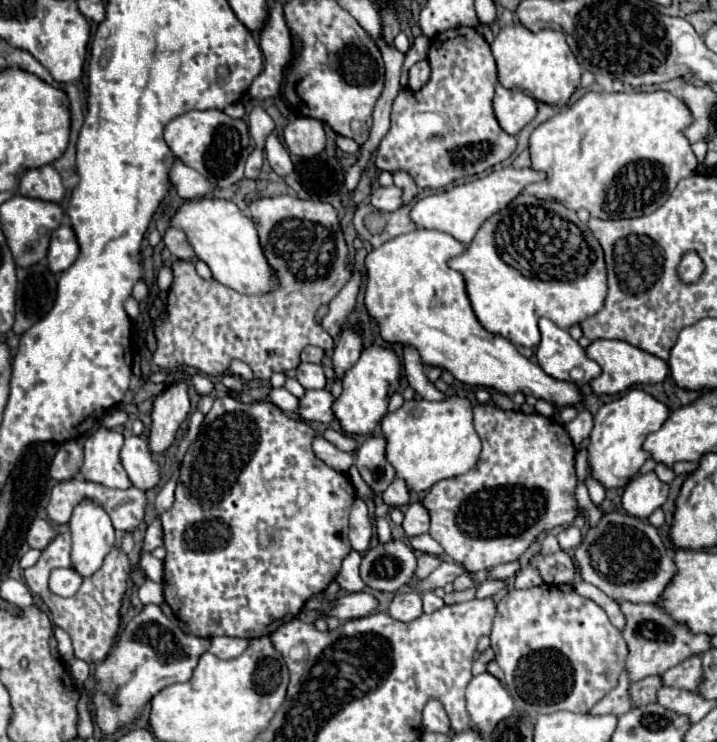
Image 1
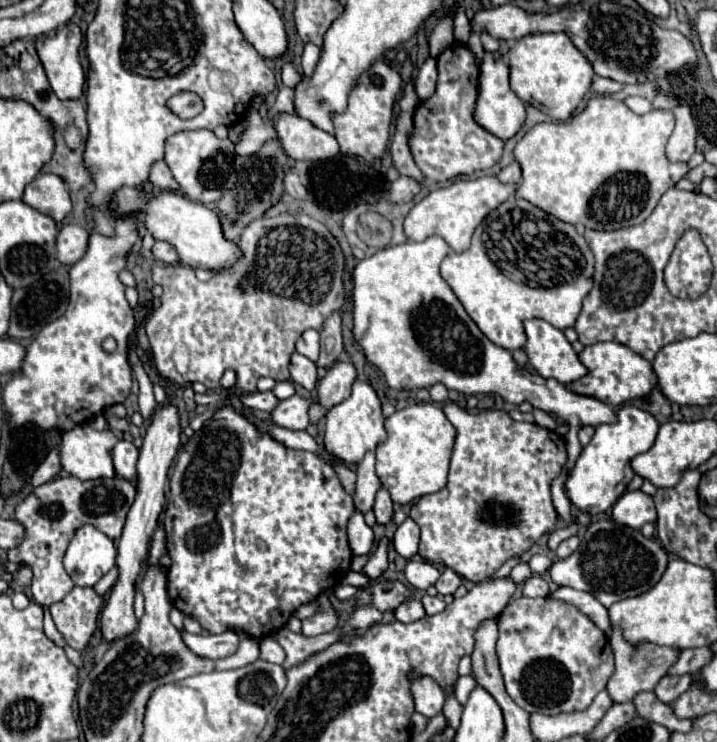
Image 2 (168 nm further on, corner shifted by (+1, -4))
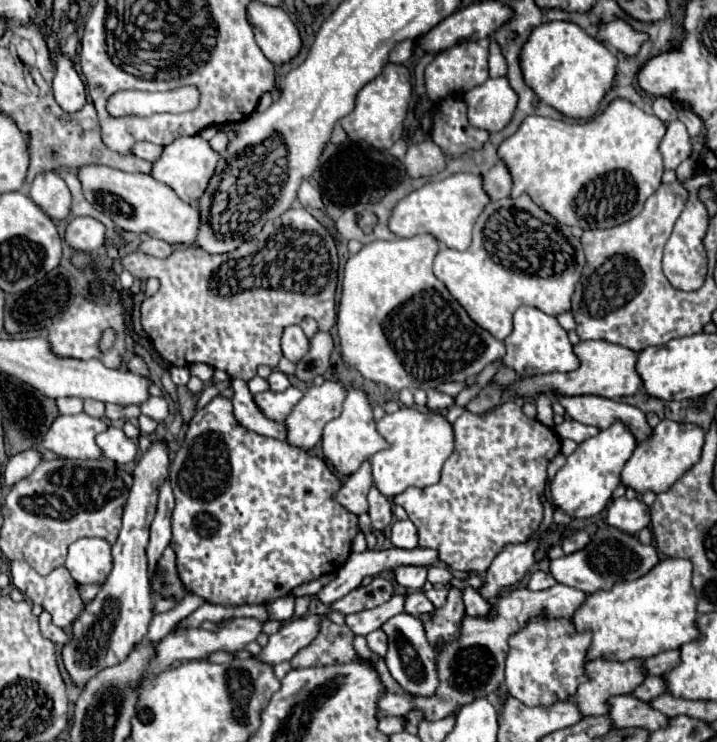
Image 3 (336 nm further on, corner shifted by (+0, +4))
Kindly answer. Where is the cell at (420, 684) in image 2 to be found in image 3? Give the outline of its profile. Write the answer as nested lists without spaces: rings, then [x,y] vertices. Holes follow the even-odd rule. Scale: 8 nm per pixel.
[[[400,613],[392,619],[388,619],[382,625],[384,633],[388,635],[388,655],[386,665],[392,673],[392,677],[410,693],[416,697],[432,697],[438,689],[438,671],[436,671],[436,651],[428,645],[426,633],[422,627],[422,621],[418,617],[412,617],[408,613]]]

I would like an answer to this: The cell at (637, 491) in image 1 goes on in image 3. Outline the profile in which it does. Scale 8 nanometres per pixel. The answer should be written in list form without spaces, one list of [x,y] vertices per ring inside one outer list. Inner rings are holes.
[[[618,497],[608,505],[606,521],[612,527],[624,529],[624,533],[638,533],[642,527],[650,525],[650,507],[638,497]]]

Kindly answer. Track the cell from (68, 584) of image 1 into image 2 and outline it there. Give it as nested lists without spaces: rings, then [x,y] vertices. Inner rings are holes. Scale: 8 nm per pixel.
[[[59,475],[35,487],[17,507],[15,519],[25,529],[23,541],[7,551],[11,563],[29,565],[33,569],[33,599],[41,607],[61,601],[71,589],[73,581],[63,569],[63,555],[75,531],[83,525],[95,525],[105,535],[121,535],[127,511],[135,499],[135,485],[121,477],[101,477],[95,481],[79,481],[71,475]]]

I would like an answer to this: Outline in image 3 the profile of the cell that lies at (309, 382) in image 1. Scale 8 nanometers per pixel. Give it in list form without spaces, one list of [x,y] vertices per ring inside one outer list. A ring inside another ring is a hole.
[[[298,325],[286,327],[284,335],[282,335],[282,351],[284,357],[290,359],[292,363],[298,363],[310,349],[310,341],[304,337],[302,329]]]

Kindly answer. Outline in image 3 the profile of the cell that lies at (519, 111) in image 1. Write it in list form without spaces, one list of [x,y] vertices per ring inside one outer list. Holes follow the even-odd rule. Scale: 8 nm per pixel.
[[[488,77],[482,85],[464,93],[468,103],[468,119],[474,127],[490,133],[502,131],[518,105],[516,91],[508,85],[508,77]]]

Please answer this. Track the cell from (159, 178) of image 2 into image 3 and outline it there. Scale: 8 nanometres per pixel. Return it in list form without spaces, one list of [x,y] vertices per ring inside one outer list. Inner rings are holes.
[[[142,141],[142,143],[136,143],[136,145],[134,145],[134,155],[140,157],[140,159],[144,159],[144,161],[156,163],[158,157],[162,155],[162,147],[160,147],[160,145],[154,145],[154,143]]]

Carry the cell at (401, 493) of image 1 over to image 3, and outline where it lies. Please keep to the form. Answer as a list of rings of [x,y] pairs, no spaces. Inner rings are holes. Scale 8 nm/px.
[[[376,487],[370,489],[368,493],[368,513],[372,519],[374,529],[384,529],[392,521],[392,503],[388,497],[384,497]]]

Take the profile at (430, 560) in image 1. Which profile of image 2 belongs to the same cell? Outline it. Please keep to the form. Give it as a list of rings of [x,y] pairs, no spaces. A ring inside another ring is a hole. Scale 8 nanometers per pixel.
[[[409,561],[405,567],[405,579],[413,589],[425,591],[439,579],[439,569],[427,561]]]

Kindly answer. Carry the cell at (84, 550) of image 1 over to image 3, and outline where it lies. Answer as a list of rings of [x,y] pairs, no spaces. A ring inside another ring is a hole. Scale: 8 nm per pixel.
[[[82,537],[68,547],[64,565],[80,583],[104,583],[112,569],[110,543],[102,537]]]

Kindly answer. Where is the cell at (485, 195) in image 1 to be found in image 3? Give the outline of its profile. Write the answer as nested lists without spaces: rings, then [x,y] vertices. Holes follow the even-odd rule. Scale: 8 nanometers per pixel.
[[[456,173],[442,181],[430,181],[400,199],[390,215],[390,231],[398,237],[414,237],[432,233],[446,247],[464,251],[472,241],[472,227],[482,209],[490,203],[490,195],[482,187],[482,177],[474,173]]]

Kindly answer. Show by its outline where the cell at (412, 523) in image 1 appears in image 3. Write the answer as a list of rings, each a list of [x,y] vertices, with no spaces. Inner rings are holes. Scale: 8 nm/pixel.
[[[410,519],[406,521],[396,521],[392,525],[392,535],[390,541],[398,549],[416,549],[418,545],[418,531]]]

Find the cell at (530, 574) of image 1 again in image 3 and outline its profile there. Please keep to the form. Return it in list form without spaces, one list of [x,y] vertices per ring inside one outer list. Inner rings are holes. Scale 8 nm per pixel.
[[[534,571],[530,575],[530,581],[528,581],[528,589],[532,589],[532,591],[542,591],[542,589],[548,589],[552,585],[556,585],[556,579],[544,571]]]

